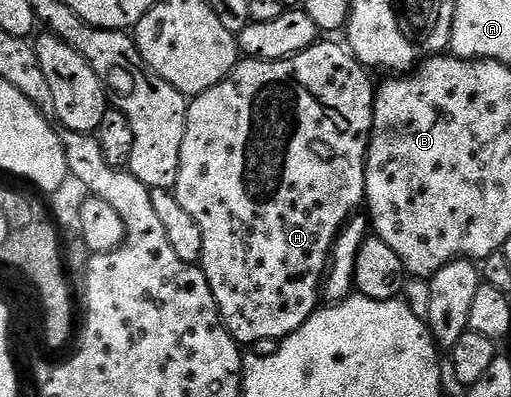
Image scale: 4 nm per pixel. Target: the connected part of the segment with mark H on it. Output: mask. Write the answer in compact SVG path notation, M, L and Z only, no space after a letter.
M319 40L318 44L283 61L239 60L236 68L223 81L193 98L186 106L178 182L172 192L180 207L184 207L184 211L188 211L192 219L196 219L196 227L200 227L200 235L204 238L200 268L208 279L208 287L212 287L212 295L216 299L218 313L226 330L242 347L254 345L257 341L278 343L282 338L290 337L297 329L304 327L306 320L320 307L338 234L347 221L361 210L358 208L363 208L366 199L366 152L370 146L370 132L374 122L376 85L375 82L370 82L371 74L363 69L345 44L333 45L330 41L333 40Z

